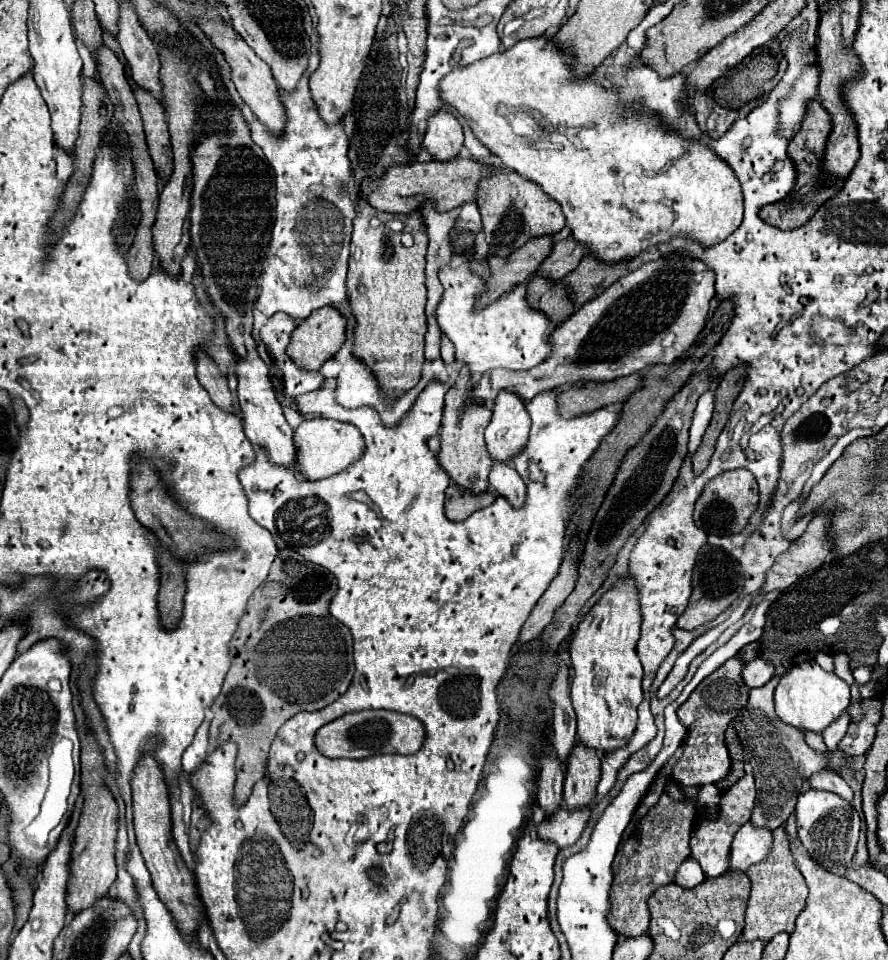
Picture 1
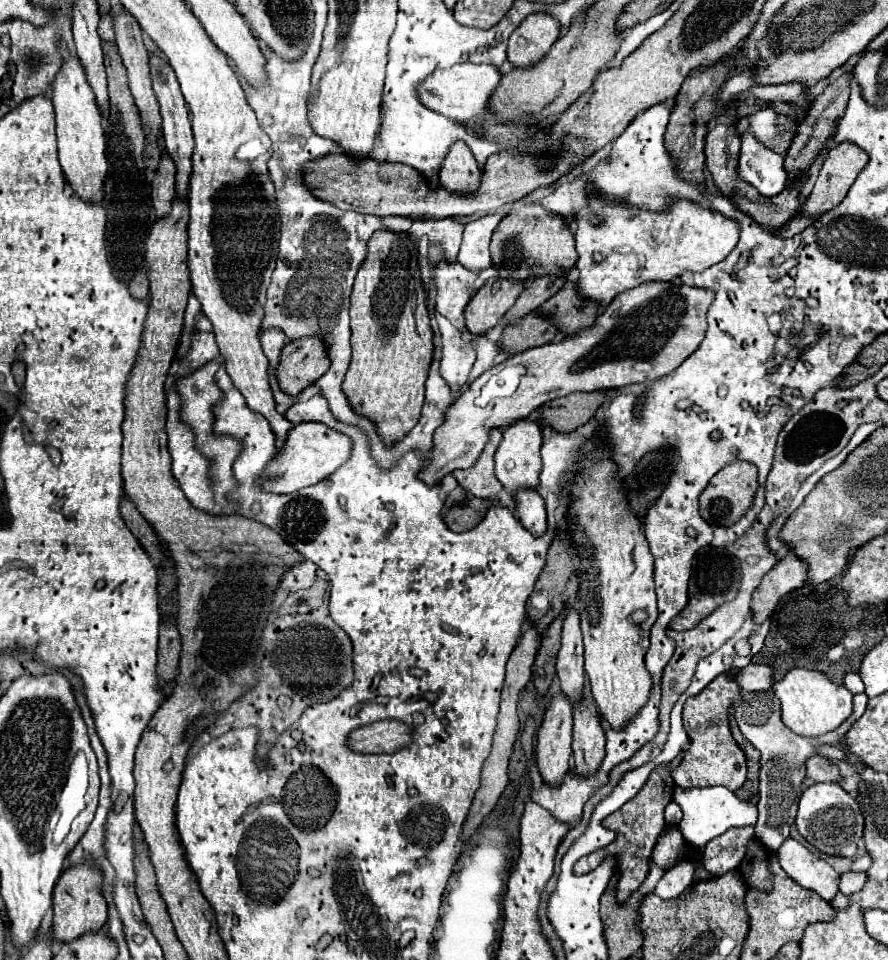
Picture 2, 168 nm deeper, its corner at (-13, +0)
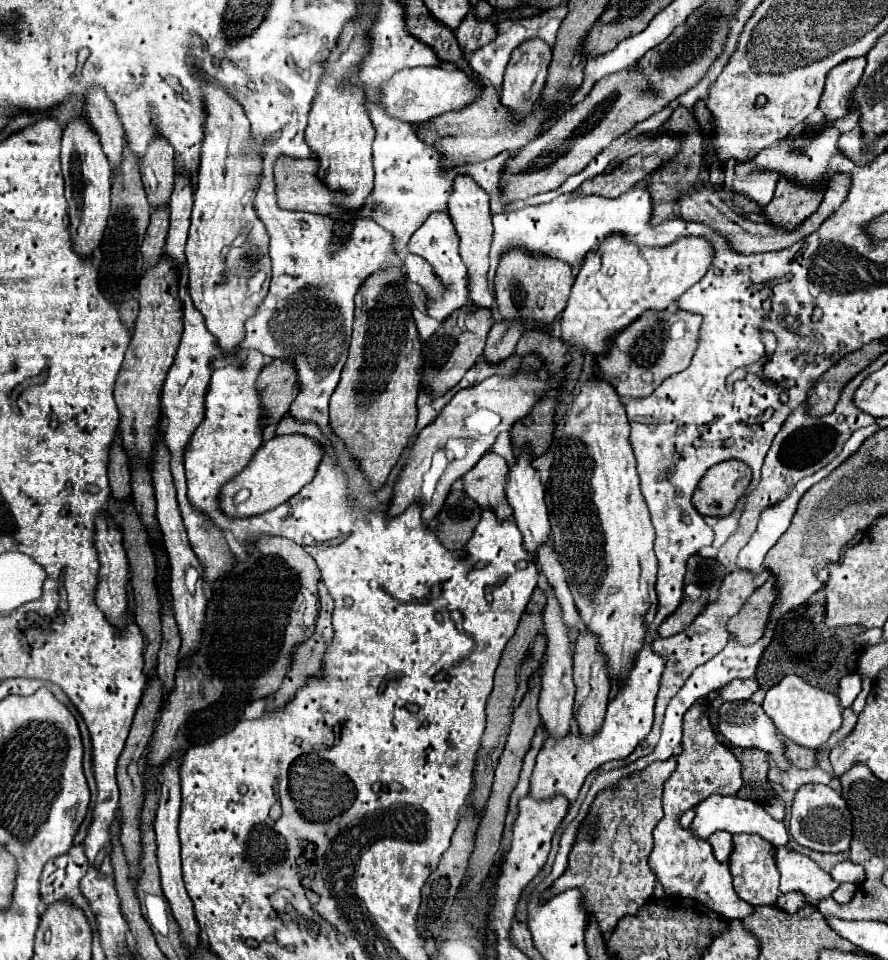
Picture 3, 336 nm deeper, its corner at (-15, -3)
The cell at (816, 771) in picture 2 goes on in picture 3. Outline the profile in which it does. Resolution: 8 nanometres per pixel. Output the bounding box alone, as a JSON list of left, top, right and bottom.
[783,740,815,768]

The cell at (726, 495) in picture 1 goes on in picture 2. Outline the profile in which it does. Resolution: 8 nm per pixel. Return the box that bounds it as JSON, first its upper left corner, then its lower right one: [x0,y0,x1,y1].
[699,461,759,527]

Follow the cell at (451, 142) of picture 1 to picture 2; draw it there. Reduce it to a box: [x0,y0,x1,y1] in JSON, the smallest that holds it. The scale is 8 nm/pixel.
[439,141,481,191]

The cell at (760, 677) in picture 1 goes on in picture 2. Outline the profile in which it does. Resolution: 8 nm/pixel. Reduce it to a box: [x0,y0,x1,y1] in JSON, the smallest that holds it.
[735,663,775,691]

